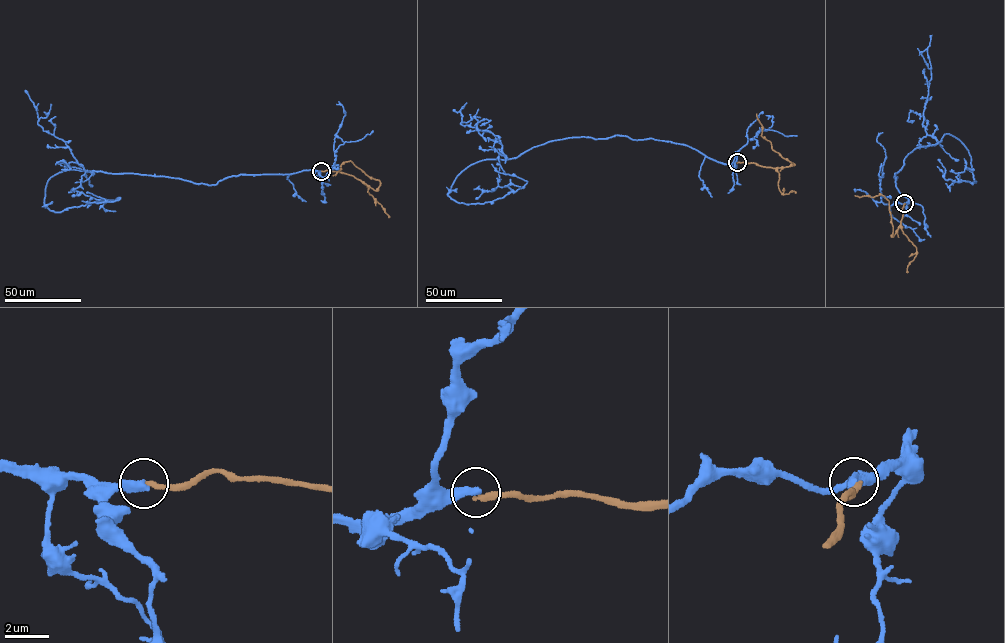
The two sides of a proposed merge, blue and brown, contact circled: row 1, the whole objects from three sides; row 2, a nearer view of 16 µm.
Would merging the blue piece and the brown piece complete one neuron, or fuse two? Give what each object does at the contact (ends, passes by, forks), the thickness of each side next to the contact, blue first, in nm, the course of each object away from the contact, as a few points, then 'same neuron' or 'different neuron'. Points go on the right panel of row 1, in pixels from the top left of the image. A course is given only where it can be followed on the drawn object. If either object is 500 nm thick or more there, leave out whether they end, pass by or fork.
blue ends; brown ends; calibres 400 and 280 nm; course blue (904, 203), (895, 172), (914, 149), (936, 144), (944, 134), (968, 150), (976, 182), (945, 180), (937, 166); course brown (905, 203), (901, 224), (893, 236), (889, 201), (883, 196), (855, 195); different neuron

